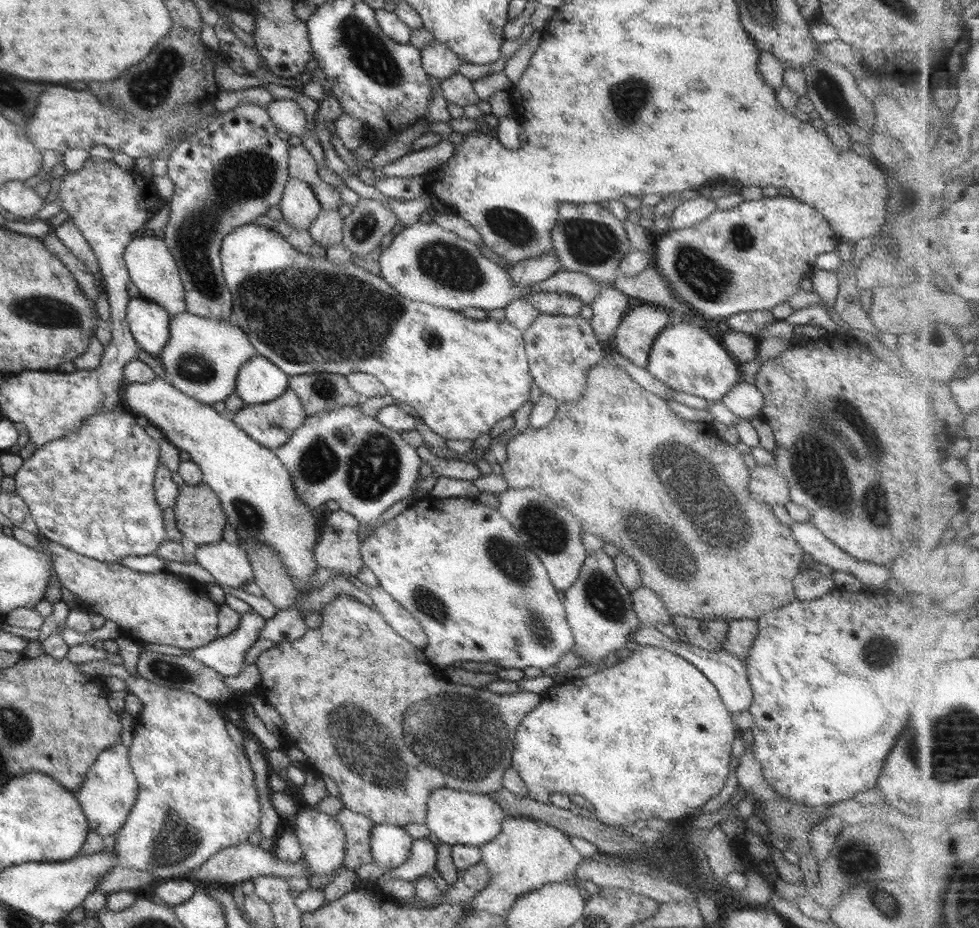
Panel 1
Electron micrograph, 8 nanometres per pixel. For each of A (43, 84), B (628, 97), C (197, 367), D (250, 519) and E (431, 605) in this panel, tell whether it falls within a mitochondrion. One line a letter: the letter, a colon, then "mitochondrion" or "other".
A: other
B: mitochondrion
C: mitochondrion
D: mitochondrion
E: mitochondrion

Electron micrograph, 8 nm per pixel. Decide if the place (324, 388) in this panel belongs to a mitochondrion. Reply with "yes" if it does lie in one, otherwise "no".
yes

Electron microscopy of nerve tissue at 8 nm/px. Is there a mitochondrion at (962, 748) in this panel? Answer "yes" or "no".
yes

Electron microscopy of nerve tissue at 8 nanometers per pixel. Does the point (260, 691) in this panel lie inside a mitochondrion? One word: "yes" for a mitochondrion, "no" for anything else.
no

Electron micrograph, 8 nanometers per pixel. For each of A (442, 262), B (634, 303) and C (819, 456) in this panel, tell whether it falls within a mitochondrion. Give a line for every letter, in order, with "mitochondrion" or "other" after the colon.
A: mitochondrion
B: other
C: mitochondrion

